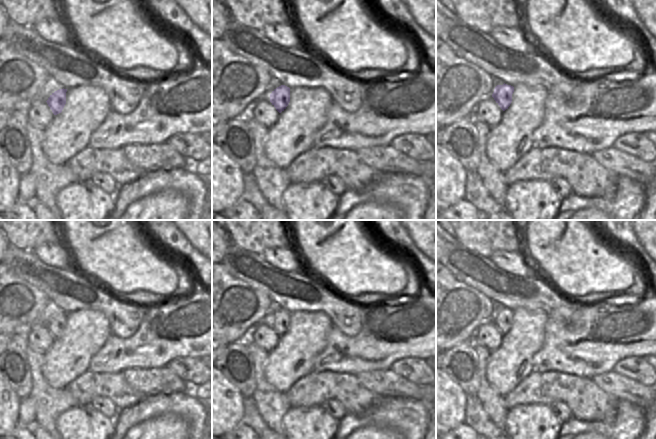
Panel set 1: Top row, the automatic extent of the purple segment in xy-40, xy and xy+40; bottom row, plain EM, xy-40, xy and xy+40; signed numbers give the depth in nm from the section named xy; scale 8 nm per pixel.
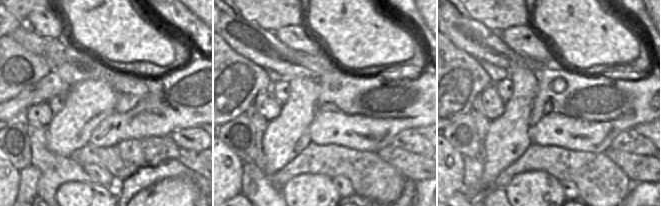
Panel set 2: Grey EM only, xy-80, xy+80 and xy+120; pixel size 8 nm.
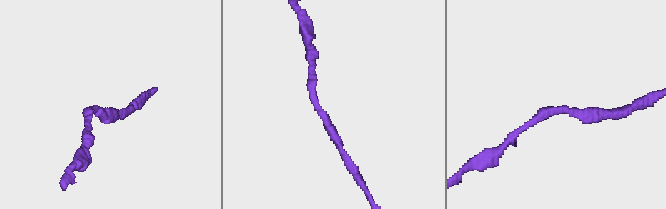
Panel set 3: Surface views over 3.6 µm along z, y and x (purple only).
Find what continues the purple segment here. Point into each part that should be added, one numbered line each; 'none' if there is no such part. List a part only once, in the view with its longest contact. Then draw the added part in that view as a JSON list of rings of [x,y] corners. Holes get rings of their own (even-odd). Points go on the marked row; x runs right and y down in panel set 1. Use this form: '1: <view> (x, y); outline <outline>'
none

